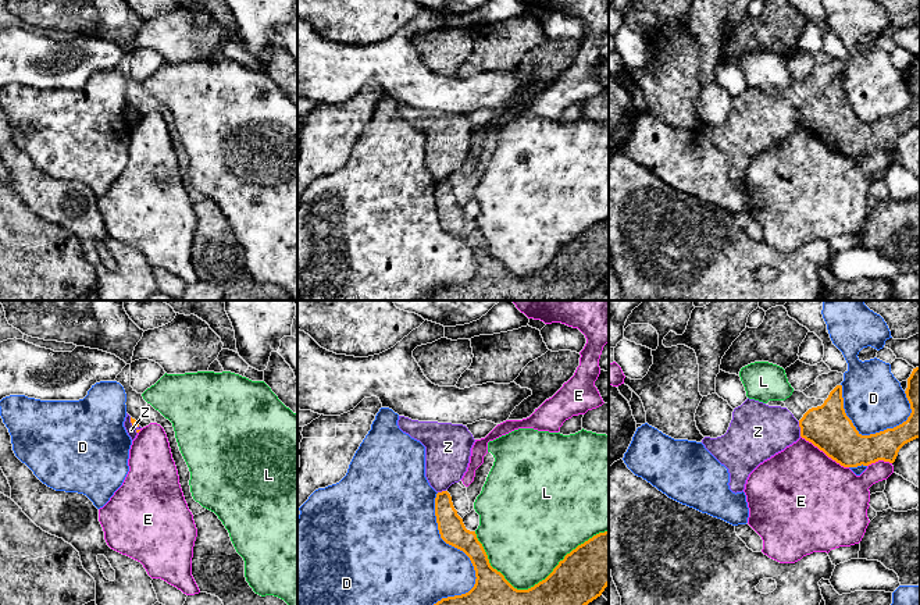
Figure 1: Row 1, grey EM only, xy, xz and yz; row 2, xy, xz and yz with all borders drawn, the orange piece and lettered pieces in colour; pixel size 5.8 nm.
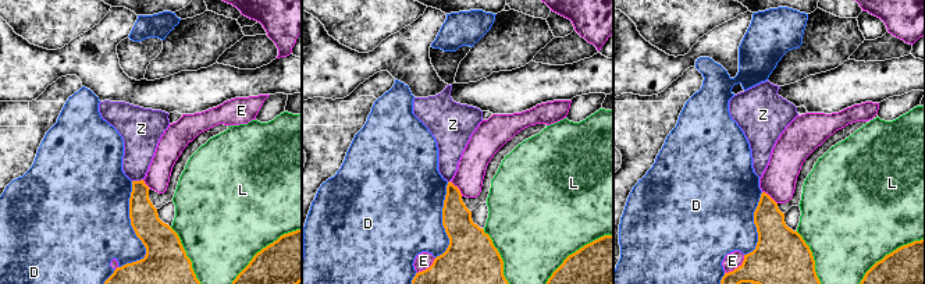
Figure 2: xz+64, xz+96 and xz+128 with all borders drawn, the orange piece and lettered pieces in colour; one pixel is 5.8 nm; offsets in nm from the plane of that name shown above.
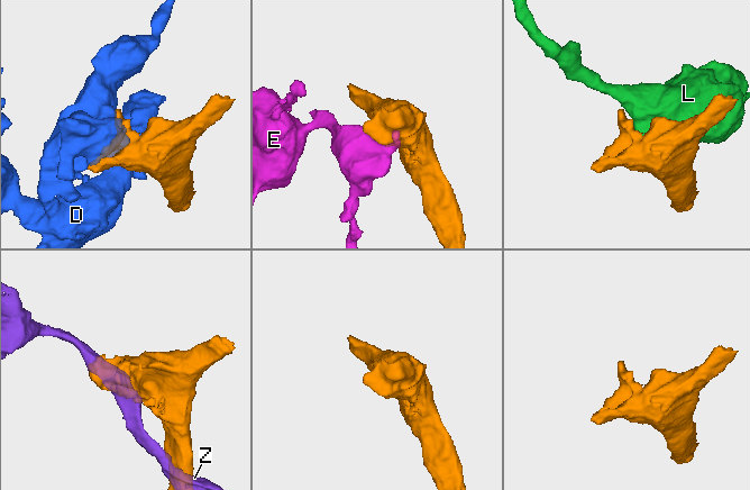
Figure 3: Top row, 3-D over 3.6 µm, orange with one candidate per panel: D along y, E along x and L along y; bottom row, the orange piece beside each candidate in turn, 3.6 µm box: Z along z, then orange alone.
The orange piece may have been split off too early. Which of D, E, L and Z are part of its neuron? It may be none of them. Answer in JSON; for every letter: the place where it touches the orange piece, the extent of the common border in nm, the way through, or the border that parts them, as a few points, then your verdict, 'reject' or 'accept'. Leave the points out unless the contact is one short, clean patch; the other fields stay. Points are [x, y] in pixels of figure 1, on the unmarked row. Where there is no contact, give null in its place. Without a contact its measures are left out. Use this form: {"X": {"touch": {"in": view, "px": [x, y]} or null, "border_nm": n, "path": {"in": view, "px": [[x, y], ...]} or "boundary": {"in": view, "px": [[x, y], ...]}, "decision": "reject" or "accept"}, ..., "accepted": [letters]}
{"D": {"touch": {"in": "xz", "px": [471, 251]}, "border_nm": 700, "decision": "reject"}, "E": {"touch": {"in": "yz", "px": [824, 141]}, "border_nm": 340, "decision": "reject"}, "L": {"touch": {"in": "xz", "px": [535, 273]}, "border_nm": 800, "decision": "reject"}, "Z": {"touch": {"in": "yz", "px": [801, 117]}, "border_nm": 90, "boundary": {"in": "yz", "px": [[798, 110], [801, 124]]}, "decision": "reject"}, "accepted": []}

